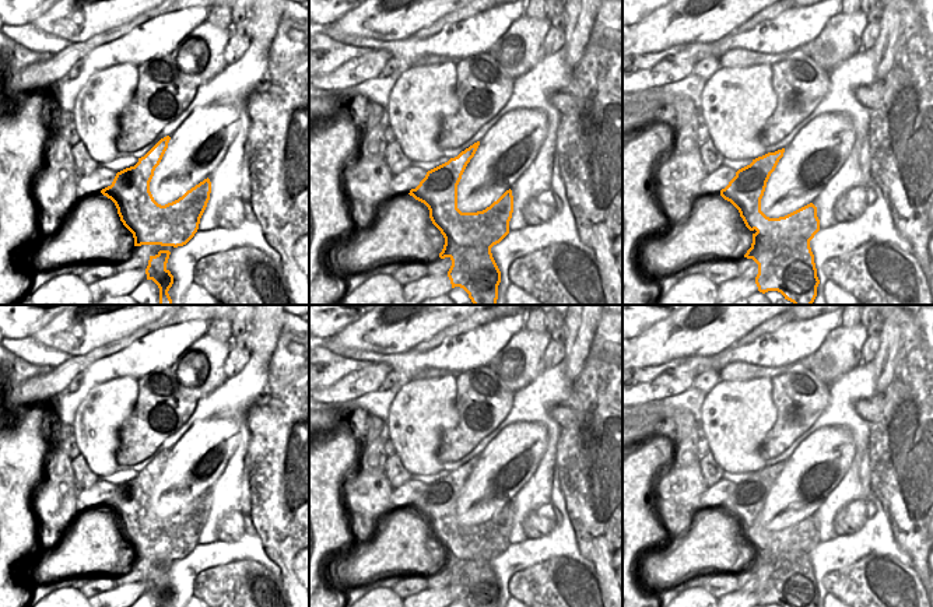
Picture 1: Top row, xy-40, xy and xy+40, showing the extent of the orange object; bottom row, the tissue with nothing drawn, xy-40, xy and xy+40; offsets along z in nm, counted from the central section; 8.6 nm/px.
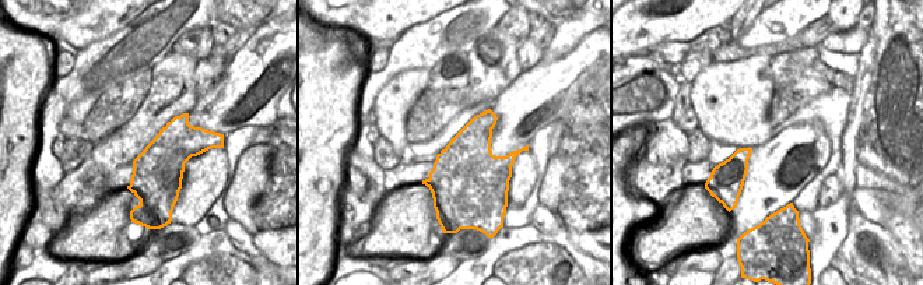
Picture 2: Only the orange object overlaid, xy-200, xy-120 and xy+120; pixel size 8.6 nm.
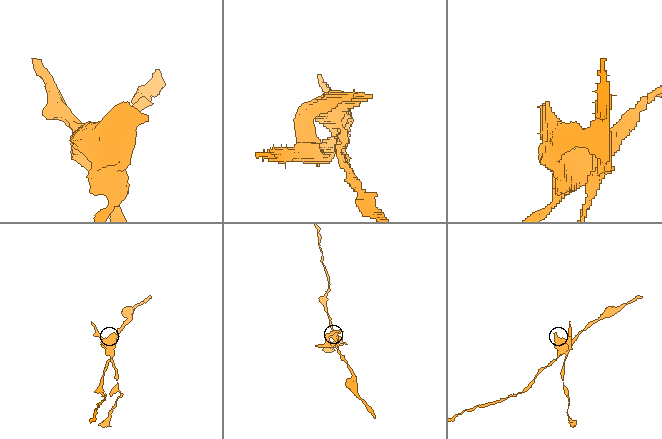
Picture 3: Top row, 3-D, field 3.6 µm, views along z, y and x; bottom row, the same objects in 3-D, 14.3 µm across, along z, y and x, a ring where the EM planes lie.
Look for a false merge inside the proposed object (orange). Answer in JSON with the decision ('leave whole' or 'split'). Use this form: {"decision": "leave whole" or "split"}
{"decision": "split"}

